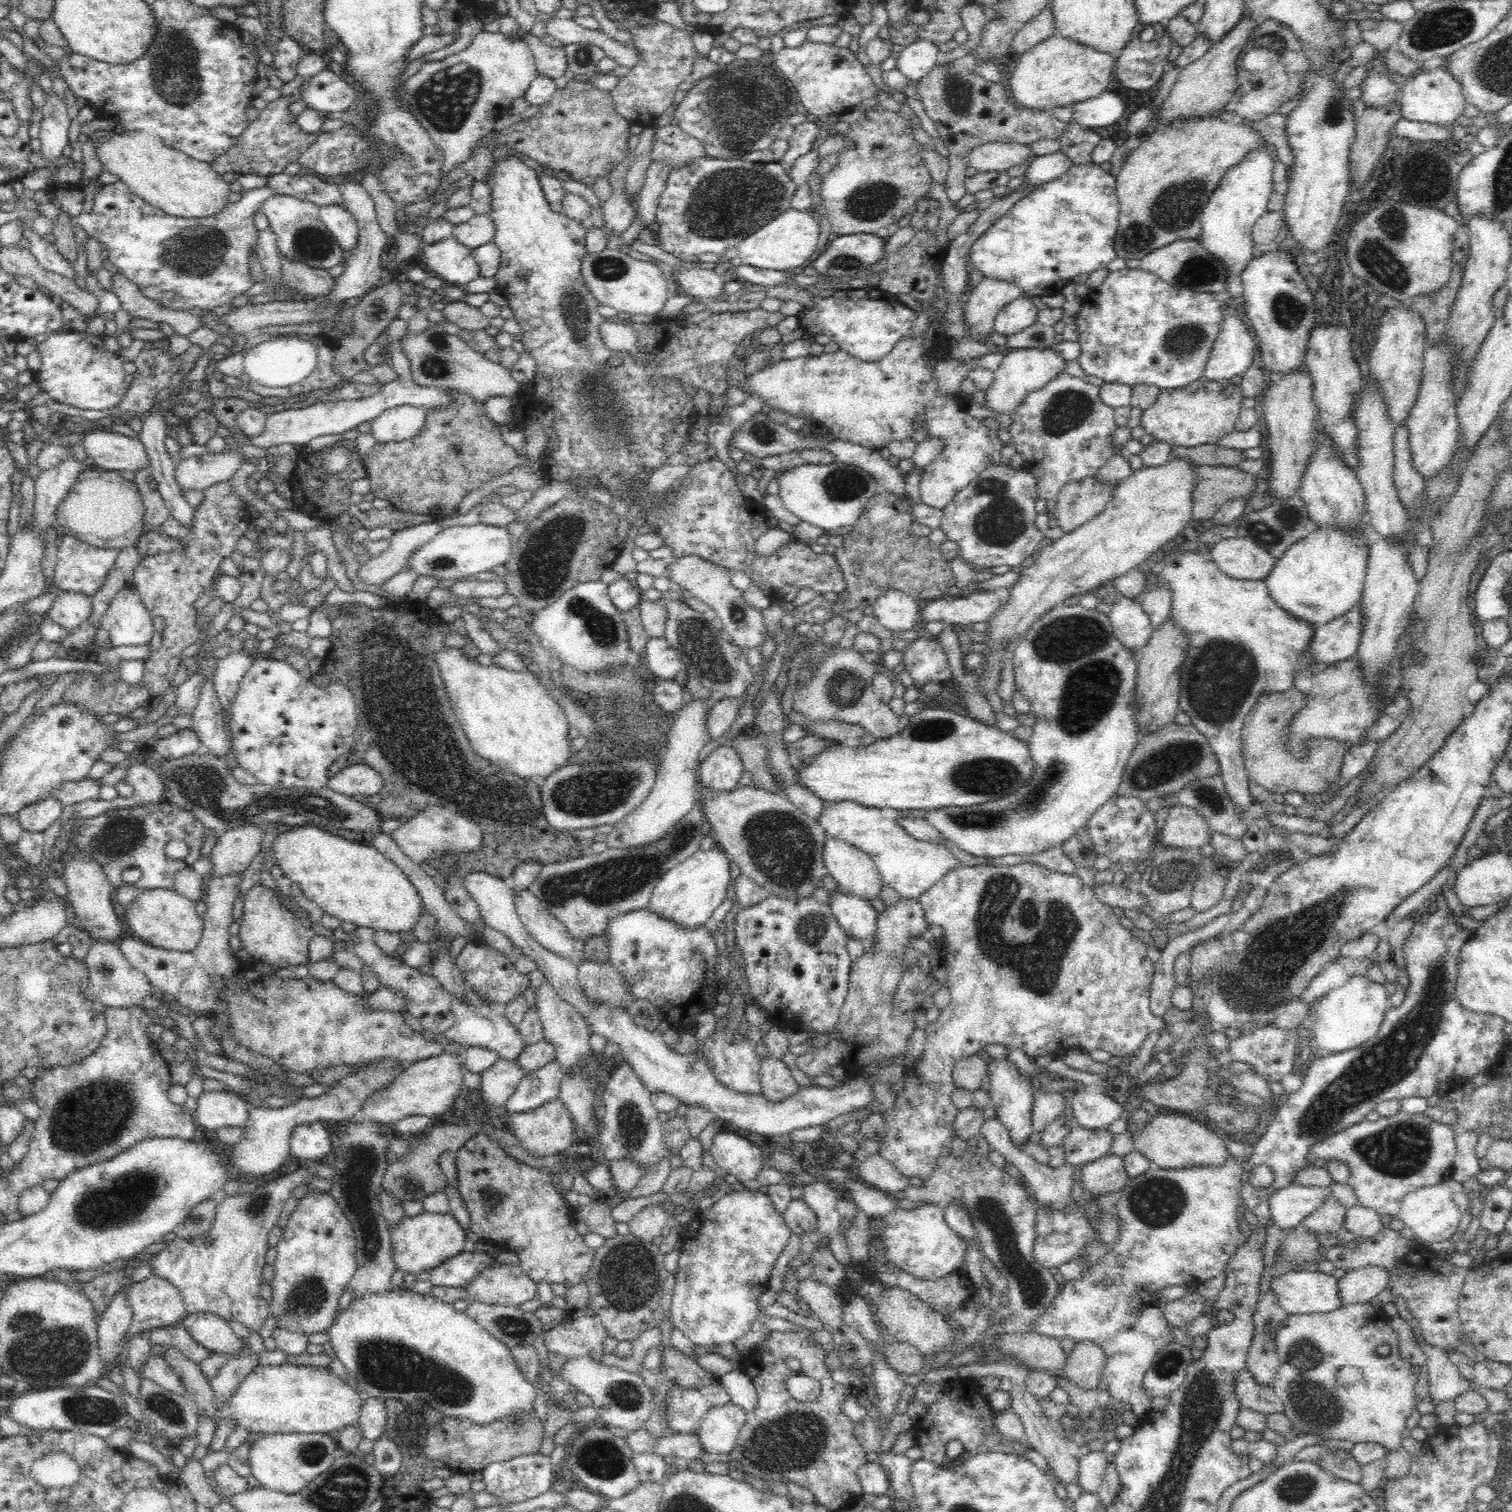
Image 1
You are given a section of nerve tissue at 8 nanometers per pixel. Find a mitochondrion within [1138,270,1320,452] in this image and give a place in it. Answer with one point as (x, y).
(1187, 339)

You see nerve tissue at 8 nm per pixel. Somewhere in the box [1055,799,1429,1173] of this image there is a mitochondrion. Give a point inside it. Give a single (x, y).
(1279, 954)

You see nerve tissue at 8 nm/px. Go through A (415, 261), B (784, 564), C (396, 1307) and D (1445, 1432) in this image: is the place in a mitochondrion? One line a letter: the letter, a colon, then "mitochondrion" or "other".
A: other
B: other
C: other
D: other

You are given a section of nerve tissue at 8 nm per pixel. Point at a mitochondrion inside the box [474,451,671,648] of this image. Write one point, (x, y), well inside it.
(545, 566)

